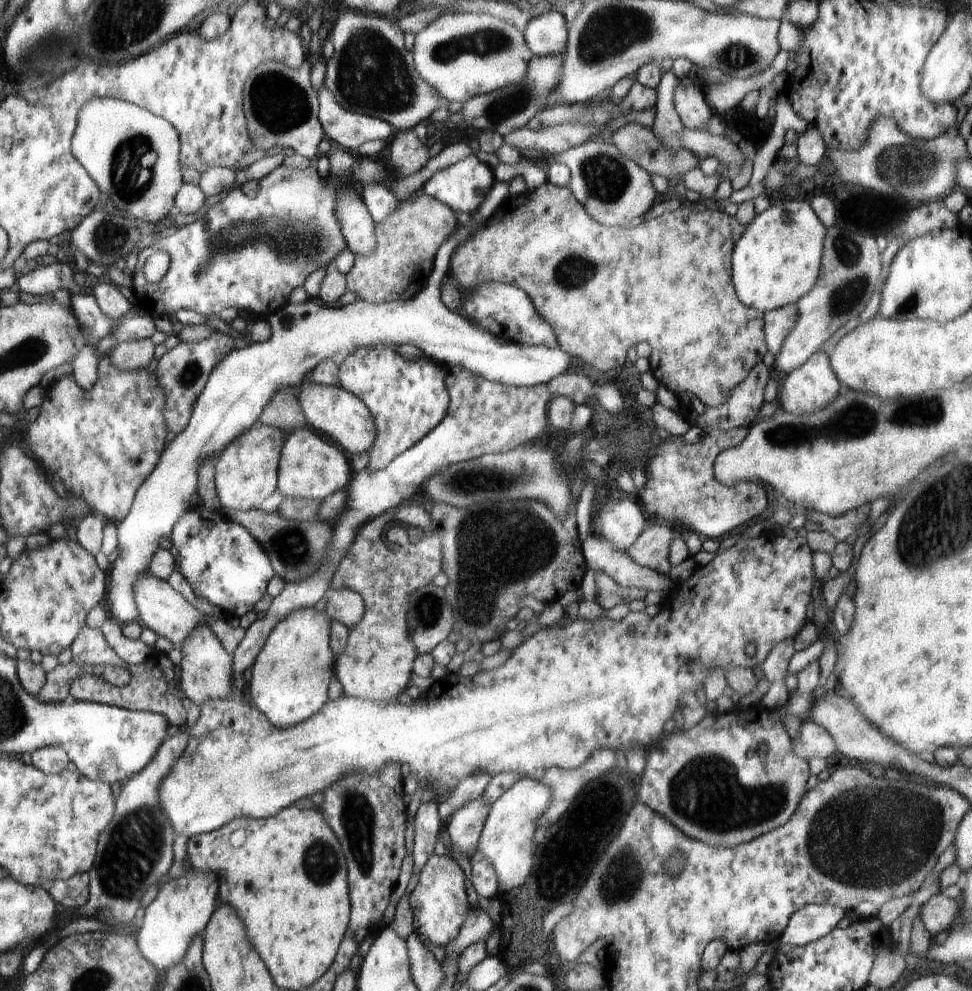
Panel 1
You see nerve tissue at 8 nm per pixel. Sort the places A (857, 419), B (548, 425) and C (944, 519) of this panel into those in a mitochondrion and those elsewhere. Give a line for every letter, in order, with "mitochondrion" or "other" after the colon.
A: mitochondrion
B: other
C: mitochondrion

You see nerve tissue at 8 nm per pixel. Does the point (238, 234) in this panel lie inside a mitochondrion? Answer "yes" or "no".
yes

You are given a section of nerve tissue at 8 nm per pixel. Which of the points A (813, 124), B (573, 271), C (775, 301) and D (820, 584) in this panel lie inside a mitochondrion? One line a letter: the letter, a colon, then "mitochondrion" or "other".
A: other
B: mitochondrion
C: other
D: other

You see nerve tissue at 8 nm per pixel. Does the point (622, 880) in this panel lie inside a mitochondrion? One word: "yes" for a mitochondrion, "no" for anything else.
yes

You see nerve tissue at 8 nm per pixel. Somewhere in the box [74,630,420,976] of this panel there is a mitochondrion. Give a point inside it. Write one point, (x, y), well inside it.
(134, 849)

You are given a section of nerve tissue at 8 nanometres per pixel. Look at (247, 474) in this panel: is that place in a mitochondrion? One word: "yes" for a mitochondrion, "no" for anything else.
no

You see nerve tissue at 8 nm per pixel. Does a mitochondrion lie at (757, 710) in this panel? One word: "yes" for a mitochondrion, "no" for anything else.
no

